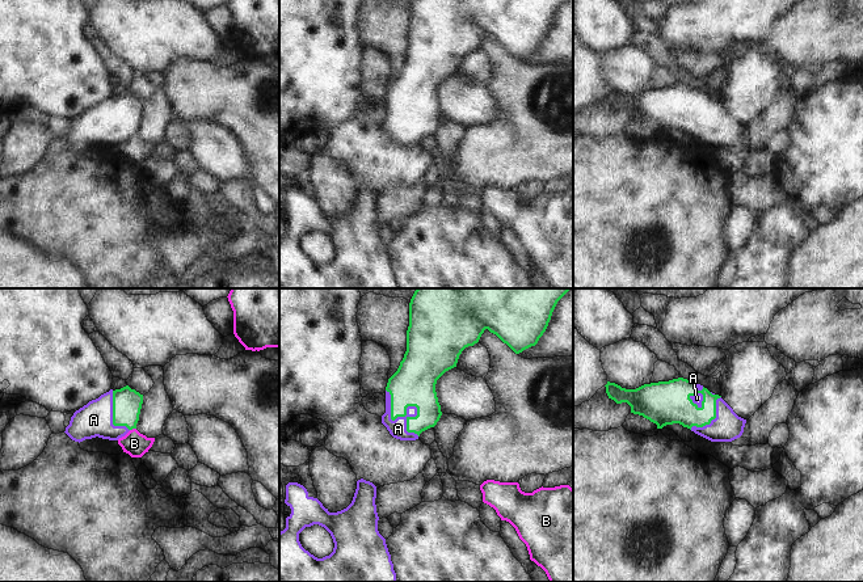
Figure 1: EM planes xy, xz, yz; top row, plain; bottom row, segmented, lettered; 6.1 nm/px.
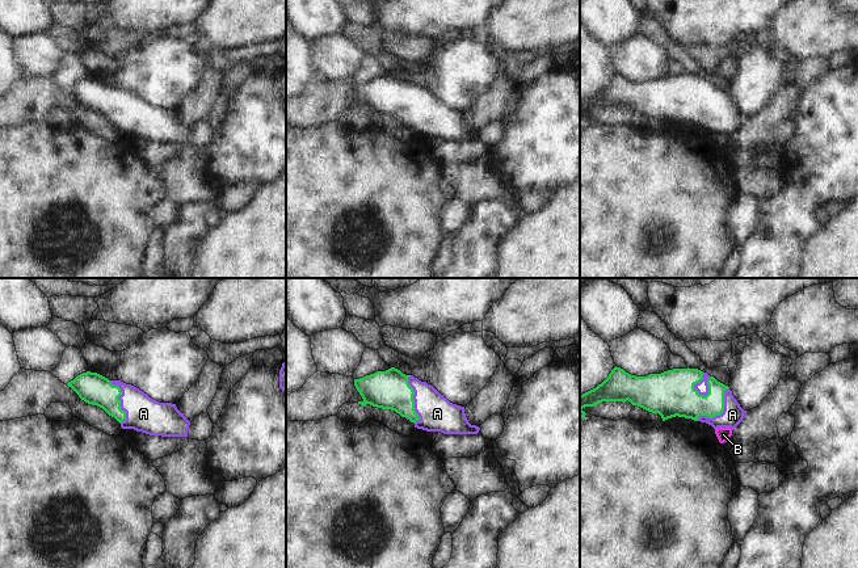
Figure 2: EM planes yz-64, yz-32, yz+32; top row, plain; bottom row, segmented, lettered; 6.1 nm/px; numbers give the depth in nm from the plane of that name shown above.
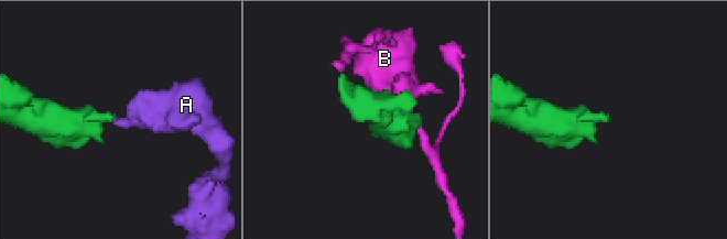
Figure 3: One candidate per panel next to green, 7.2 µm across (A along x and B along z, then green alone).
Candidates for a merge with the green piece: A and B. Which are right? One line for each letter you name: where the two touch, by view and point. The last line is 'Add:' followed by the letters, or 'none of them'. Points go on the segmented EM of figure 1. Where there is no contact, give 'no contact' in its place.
A: meets green in xz at (396, 417)
Add: A

